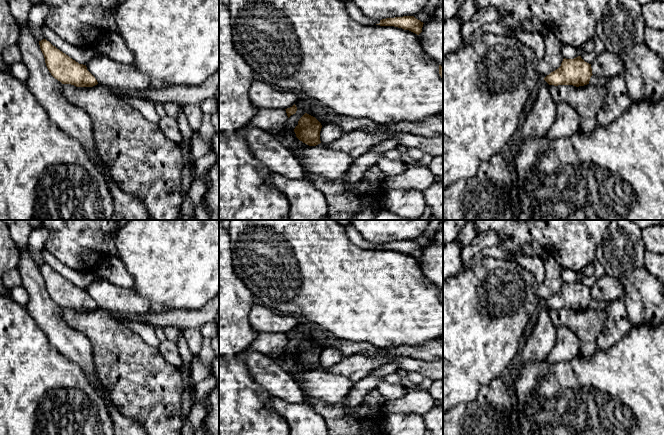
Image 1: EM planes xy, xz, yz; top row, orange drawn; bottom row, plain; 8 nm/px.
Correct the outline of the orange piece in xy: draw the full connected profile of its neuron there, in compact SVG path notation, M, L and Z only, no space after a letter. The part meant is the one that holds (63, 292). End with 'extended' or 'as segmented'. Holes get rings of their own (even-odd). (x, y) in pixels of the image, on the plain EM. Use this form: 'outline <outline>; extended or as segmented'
outline M46 263L39 265L39 269L49 296L62 308L76 311L93 311L98 308L86 289L79 288Z; as segmented

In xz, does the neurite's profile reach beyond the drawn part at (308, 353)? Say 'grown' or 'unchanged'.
unchanged

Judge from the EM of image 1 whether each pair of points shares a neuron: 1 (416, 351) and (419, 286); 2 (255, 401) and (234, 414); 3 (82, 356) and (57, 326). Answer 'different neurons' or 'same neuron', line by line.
1: different neurons
2: same neuron
3: same neuron

